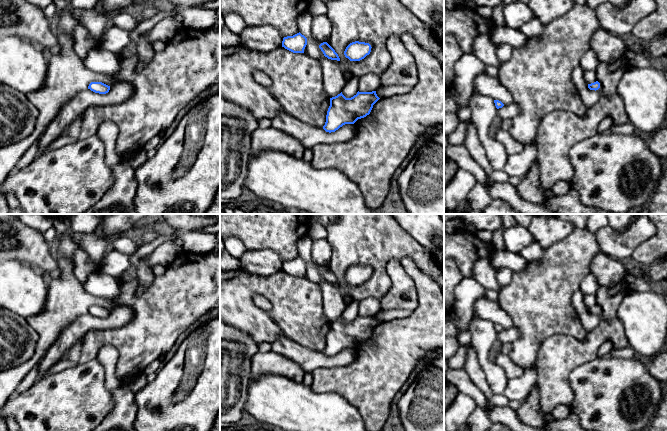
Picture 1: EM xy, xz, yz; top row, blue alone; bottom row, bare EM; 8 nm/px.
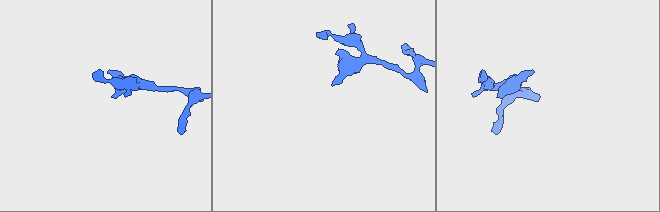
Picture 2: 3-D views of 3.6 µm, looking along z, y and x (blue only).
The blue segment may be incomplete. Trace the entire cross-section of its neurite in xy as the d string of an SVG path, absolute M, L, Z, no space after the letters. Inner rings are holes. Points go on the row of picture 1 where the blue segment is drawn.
M91 82L88 86L88 89L95 93L106 94L110 90L110 86L102 83L102 82Z

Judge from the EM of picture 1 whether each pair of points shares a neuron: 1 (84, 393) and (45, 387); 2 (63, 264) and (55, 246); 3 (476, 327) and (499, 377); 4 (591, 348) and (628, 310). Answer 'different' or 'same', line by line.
1: same
2: different
3: same
4: different

